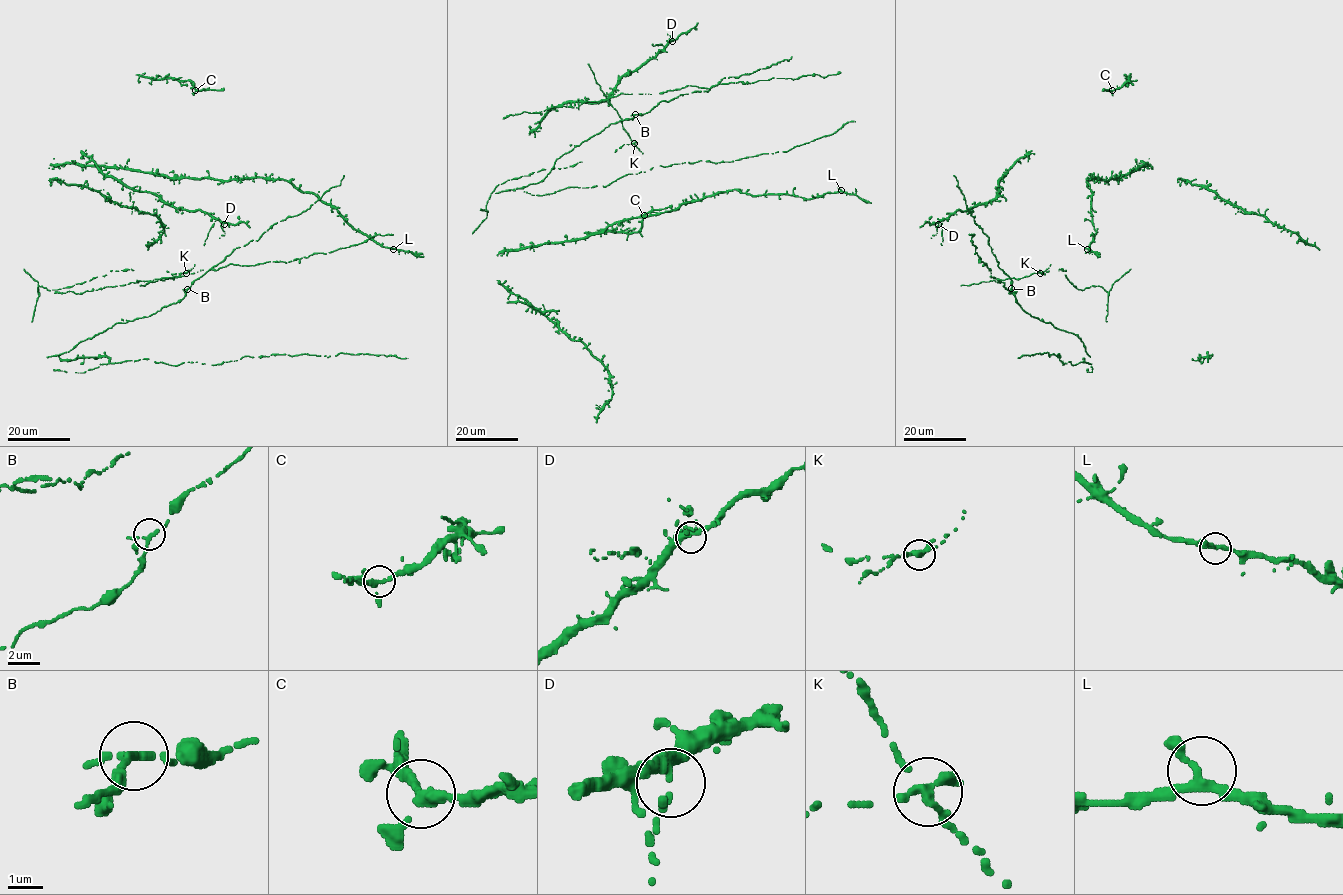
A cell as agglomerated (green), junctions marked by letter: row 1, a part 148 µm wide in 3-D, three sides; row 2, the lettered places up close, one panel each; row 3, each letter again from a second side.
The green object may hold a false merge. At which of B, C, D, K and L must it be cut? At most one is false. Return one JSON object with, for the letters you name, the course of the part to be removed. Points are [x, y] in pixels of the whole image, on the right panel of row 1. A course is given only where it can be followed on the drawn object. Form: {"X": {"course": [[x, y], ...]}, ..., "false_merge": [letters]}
{"false_merge": ["K"]}

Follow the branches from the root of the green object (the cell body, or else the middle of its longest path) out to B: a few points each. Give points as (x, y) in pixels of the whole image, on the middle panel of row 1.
B: (708, 92), (681, 94), (661, 101), (649, 112), (635, 114)

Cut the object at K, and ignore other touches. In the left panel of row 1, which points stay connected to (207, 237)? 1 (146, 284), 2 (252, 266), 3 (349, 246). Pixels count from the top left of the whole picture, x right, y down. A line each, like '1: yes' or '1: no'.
1: no
2: no
3: no

